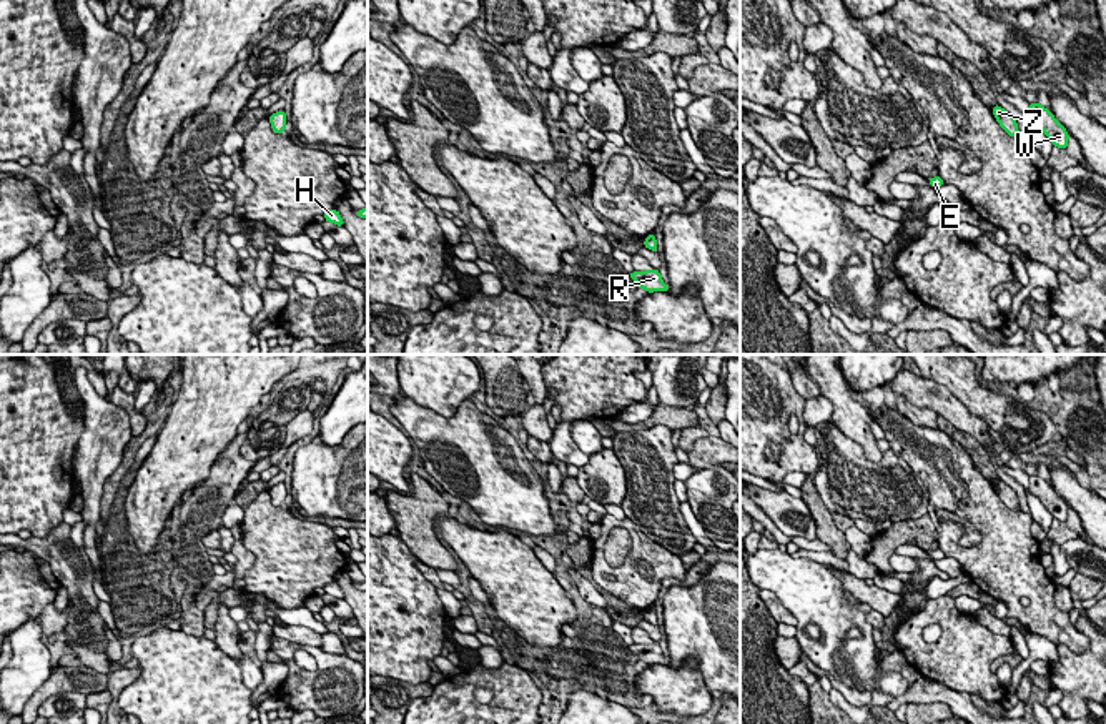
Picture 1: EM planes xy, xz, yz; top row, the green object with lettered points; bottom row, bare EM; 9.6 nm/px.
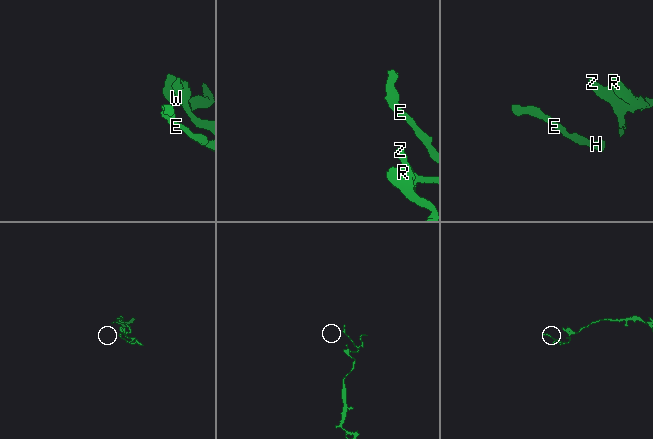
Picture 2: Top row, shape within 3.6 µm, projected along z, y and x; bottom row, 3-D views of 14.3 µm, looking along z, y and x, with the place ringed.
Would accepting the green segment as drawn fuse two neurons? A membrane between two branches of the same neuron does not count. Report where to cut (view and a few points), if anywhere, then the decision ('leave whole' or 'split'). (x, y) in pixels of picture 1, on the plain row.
no cut | leave whole

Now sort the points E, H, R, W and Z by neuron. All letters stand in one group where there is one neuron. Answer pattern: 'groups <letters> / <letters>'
groups E H R W Z

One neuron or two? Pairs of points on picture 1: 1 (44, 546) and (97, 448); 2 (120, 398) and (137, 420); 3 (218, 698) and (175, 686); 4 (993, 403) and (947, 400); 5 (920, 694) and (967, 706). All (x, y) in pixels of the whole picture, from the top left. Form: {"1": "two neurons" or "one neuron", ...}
{"1": "two neurons", "2": "one neuron", "3": "one neuron", "4": "two neurons", "5": "one neuron"}

